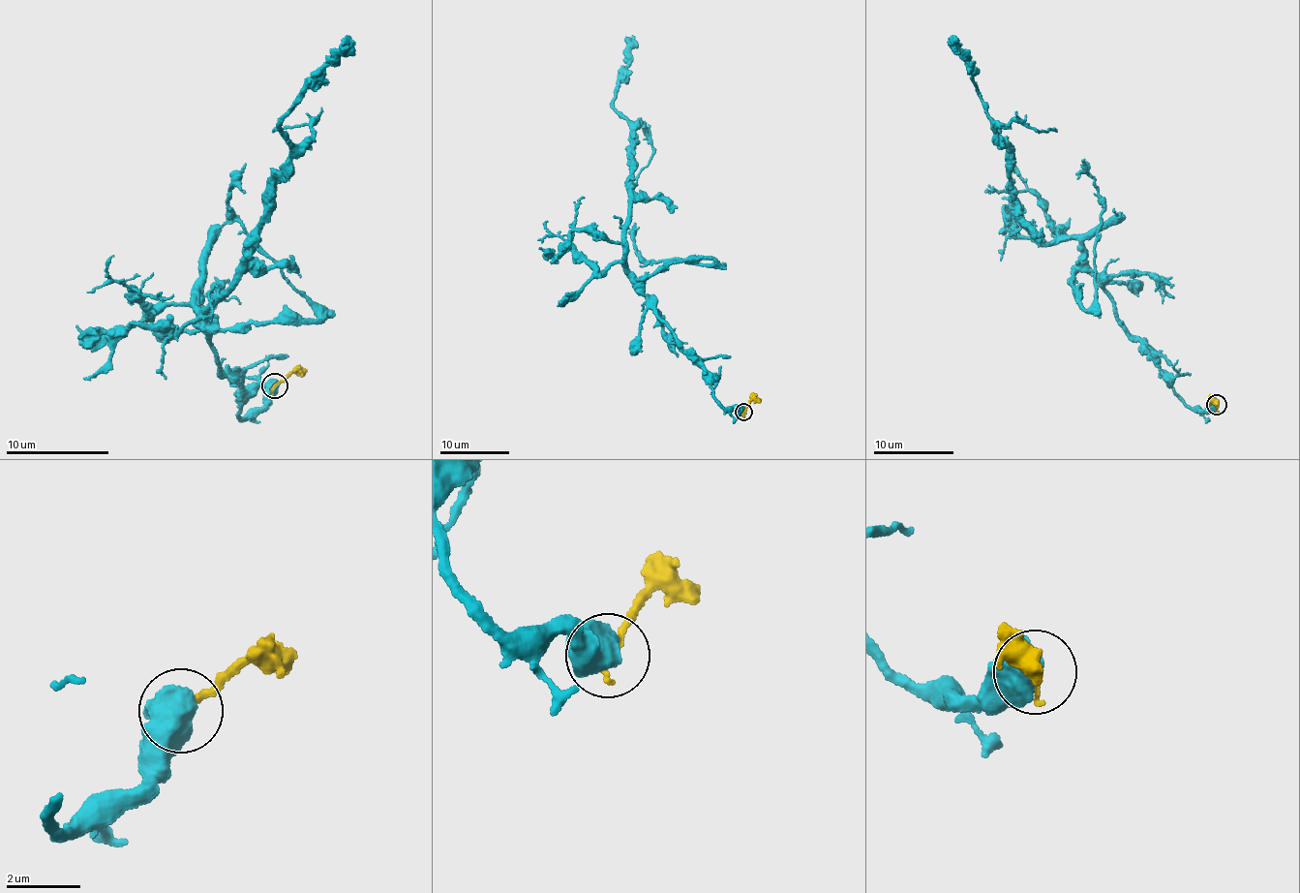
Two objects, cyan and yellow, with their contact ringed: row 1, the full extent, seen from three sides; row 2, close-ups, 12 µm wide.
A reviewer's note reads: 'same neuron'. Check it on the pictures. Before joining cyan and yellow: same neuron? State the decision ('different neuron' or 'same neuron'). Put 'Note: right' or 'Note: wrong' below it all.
different neuron
Note: wrong

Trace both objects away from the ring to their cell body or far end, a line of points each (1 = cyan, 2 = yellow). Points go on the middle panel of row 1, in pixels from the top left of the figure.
1: (743, 412), (715, 398), (707, 374), (627, 273), (631, 131), (611, 102), (628, 38)
2: (743, 413), (752, 399), (761, 400)

